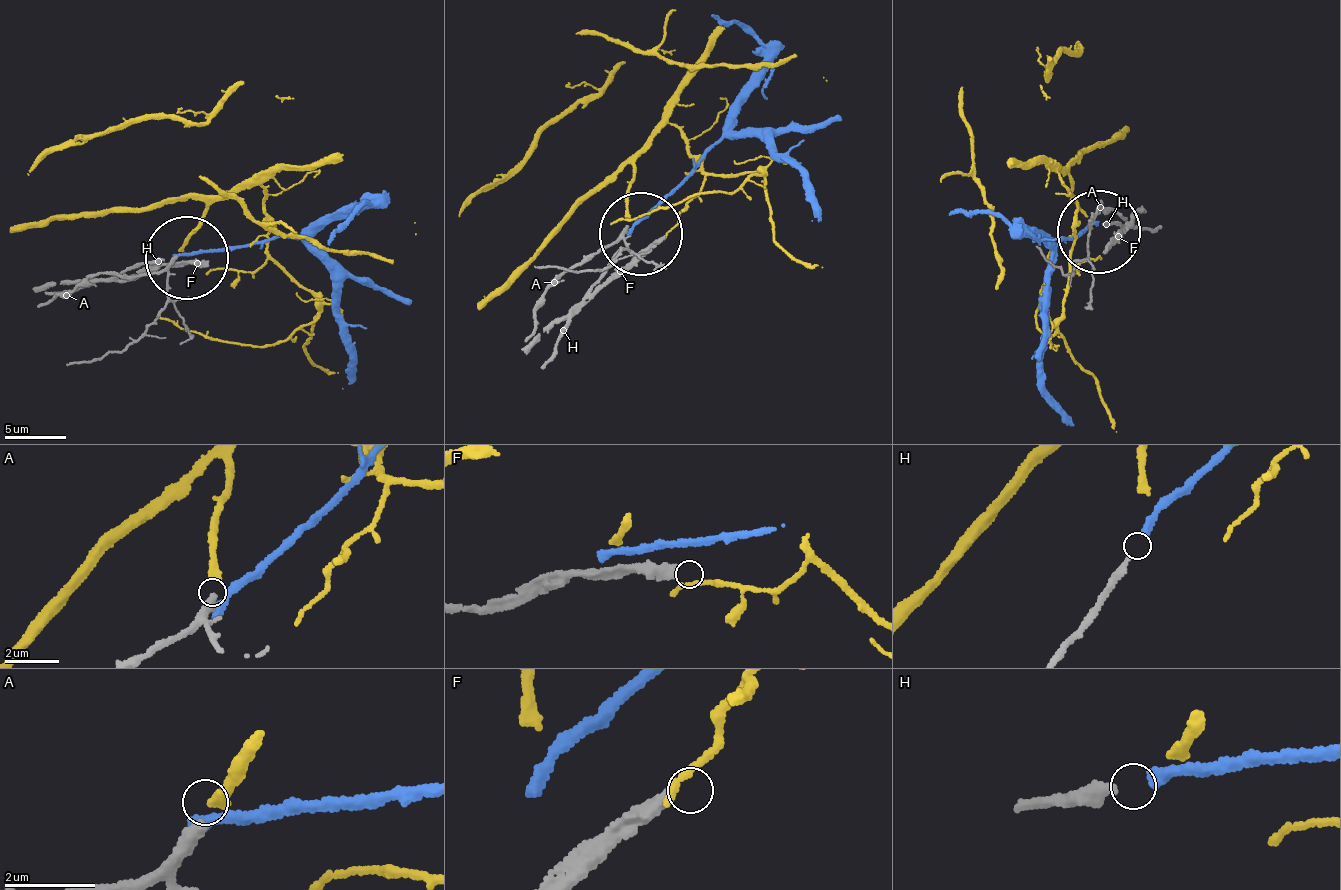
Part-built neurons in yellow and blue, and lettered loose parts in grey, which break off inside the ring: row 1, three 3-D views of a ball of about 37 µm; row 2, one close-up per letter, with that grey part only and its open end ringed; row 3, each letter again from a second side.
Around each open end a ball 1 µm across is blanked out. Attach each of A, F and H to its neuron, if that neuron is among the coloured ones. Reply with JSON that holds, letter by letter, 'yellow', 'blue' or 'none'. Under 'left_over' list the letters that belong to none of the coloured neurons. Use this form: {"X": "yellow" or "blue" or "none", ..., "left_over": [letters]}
{"A": "yellow", "F": "none", "H": "blue", "left_over": ["F"]}

